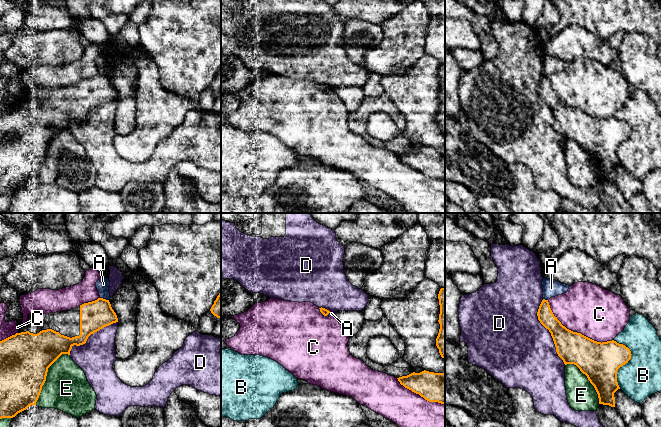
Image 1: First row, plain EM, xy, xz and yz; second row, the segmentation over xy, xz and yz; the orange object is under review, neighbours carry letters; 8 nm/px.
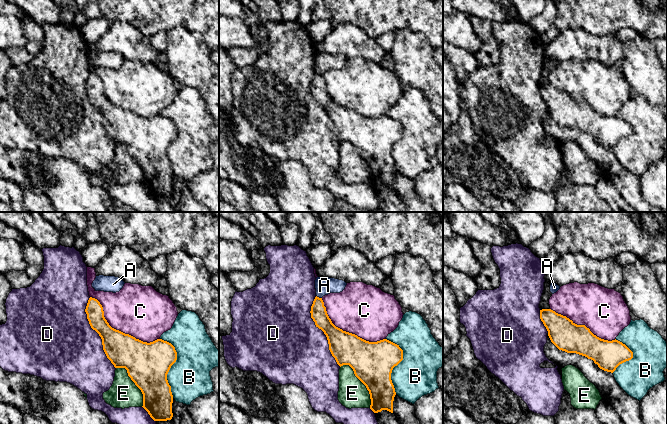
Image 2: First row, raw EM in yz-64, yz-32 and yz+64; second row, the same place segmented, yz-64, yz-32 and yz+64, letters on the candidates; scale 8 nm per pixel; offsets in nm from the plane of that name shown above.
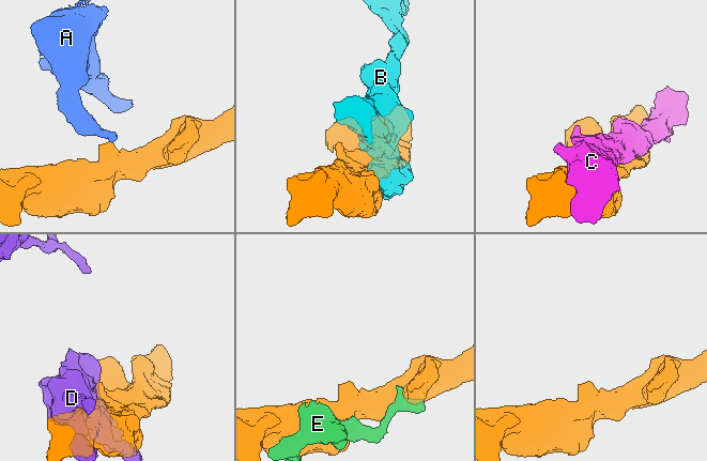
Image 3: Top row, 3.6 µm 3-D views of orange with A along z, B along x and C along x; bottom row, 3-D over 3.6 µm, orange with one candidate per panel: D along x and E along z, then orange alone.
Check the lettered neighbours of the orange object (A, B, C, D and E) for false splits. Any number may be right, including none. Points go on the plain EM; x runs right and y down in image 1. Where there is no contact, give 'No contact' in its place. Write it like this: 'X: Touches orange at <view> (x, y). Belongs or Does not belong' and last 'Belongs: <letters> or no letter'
A: Touches orange at xy (104, 75). Does not belong
B: Touches orange at yz (627, 137). Does not belong
C: Touches orange at yz (576, 108). Does not belong
D: Touches orange at yz (549, 107). Does not belong
E: Touches orange at xy (46, 151). Does not belong
Belongs: no letter

